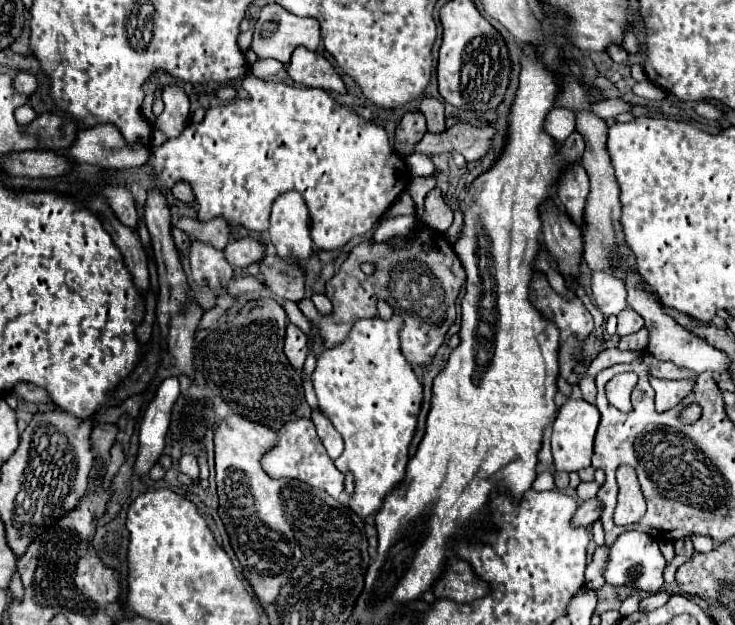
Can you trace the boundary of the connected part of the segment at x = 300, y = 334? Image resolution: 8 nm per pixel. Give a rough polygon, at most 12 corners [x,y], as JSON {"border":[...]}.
{"border":[[291,322],[285,332],[285,356],[295,370],[307,358],[307,336]]}

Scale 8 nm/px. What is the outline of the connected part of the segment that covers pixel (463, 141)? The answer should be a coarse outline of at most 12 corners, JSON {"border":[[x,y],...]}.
{"border":[[461,122],[427,132],[413,150],[435,156],[459,152],[467,162],[485,156],[495,128]]}

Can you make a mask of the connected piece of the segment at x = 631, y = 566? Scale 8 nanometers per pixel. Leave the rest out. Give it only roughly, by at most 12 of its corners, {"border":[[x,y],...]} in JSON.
{"border":[[625,532],[609,546],[605,582],[663,588],[667,562],[649,534]]}

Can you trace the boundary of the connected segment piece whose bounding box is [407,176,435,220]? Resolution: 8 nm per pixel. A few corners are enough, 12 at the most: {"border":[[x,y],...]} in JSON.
{"border":[[411,178],[407,192],[417,204],[417,220],[423,214],[423,200],[435,188],[435,178]]}

